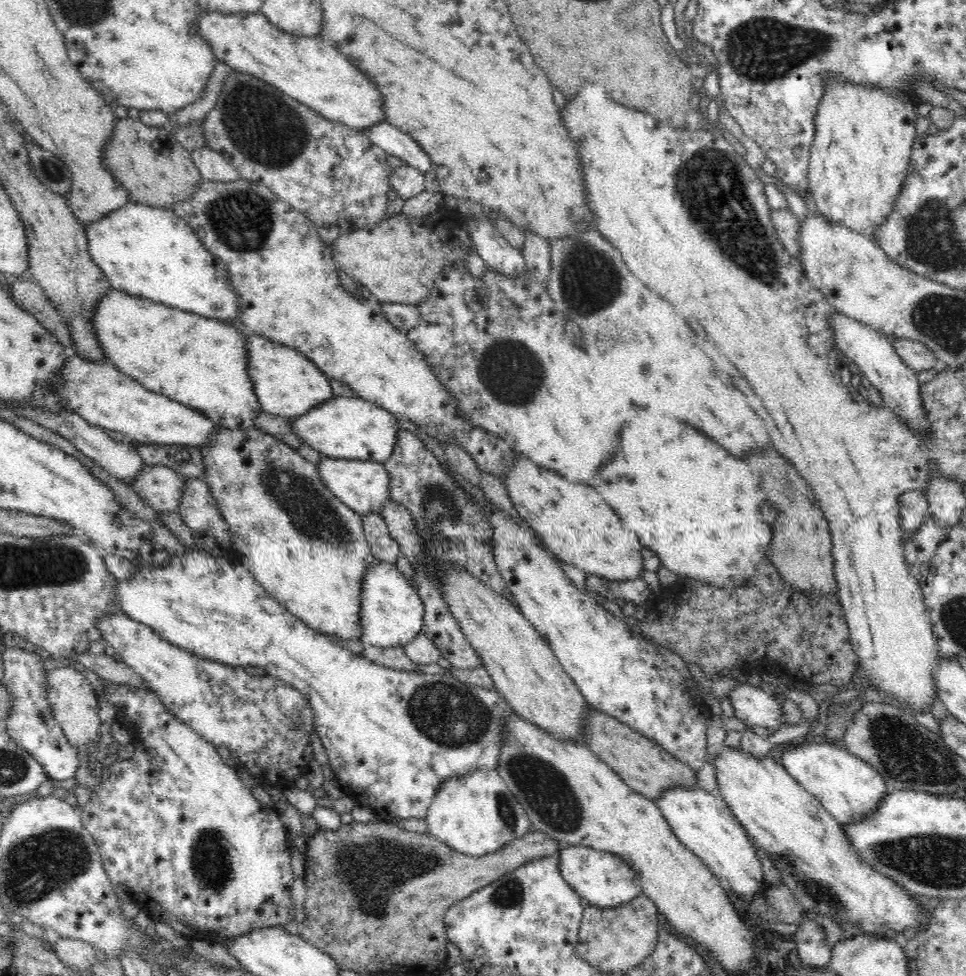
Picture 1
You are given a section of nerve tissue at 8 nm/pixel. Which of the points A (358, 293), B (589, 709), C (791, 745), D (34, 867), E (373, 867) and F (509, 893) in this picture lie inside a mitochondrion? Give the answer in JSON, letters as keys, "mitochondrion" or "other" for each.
{"A":"other","B":"other","C":"other","D":"mitochondrion","E":"mitochondrion","F":"mitochondrion"}

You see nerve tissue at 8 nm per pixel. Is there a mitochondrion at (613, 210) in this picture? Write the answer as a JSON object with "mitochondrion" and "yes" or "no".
{"mitochondrion":"no"}

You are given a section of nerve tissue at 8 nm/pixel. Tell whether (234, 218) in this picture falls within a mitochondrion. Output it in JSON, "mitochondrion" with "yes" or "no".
{"mitochondrion":"yes"}

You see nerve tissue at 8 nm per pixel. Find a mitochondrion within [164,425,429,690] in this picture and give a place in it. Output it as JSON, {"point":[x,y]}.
{"point":[311,512]}

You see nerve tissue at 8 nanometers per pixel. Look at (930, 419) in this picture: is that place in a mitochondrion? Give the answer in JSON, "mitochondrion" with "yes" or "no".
{"mitochondrion":"no"}

